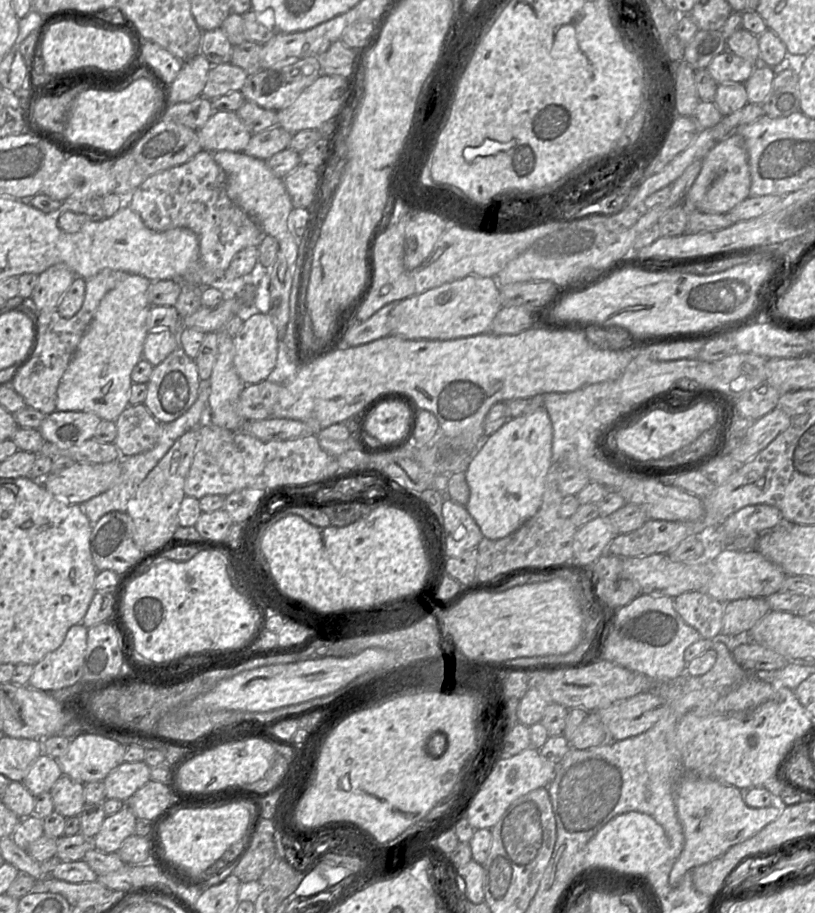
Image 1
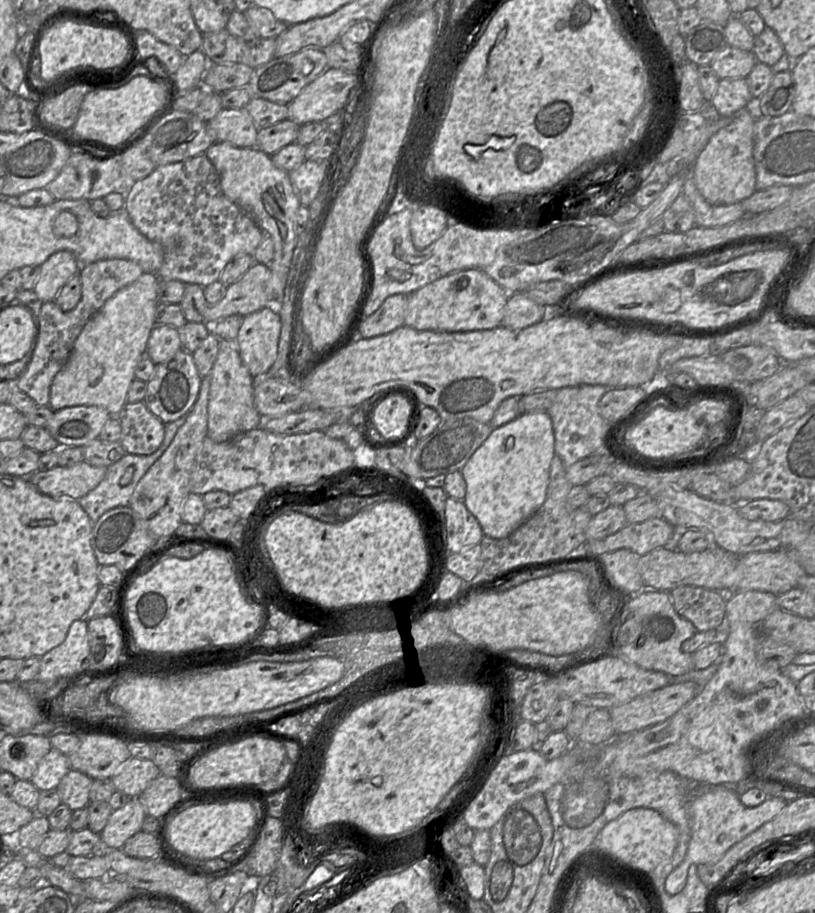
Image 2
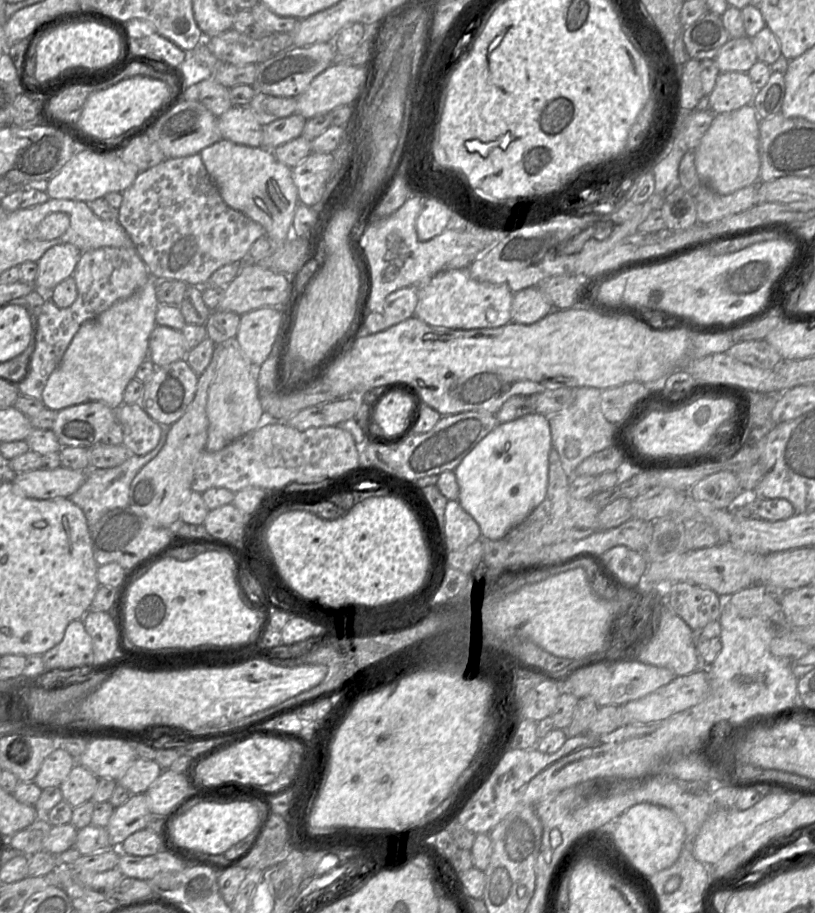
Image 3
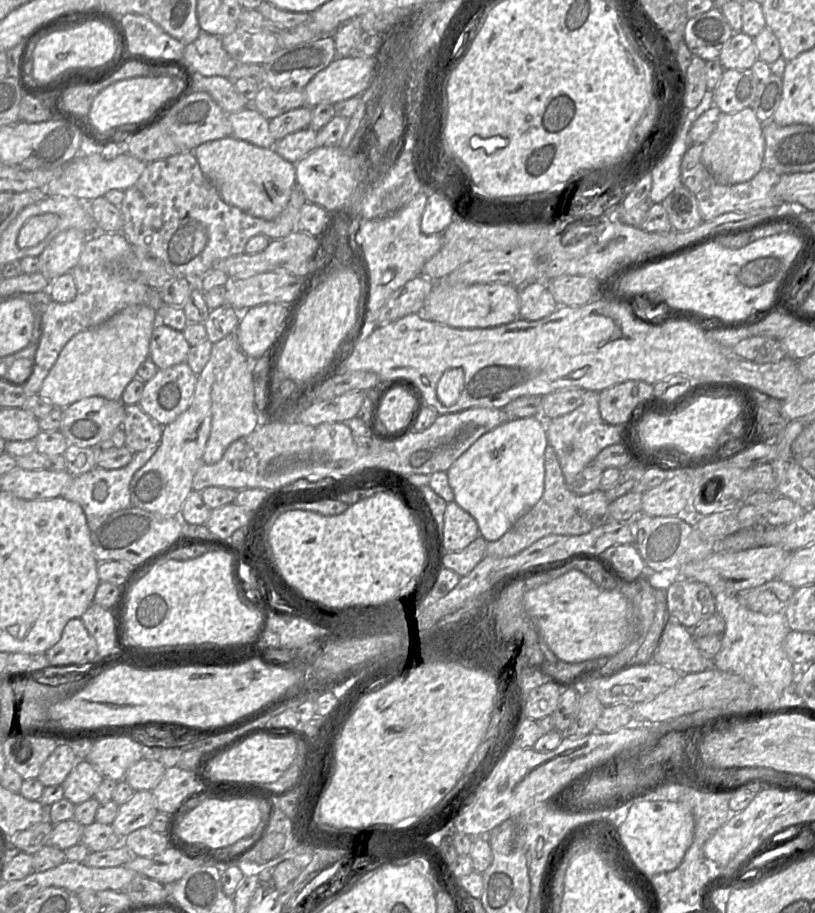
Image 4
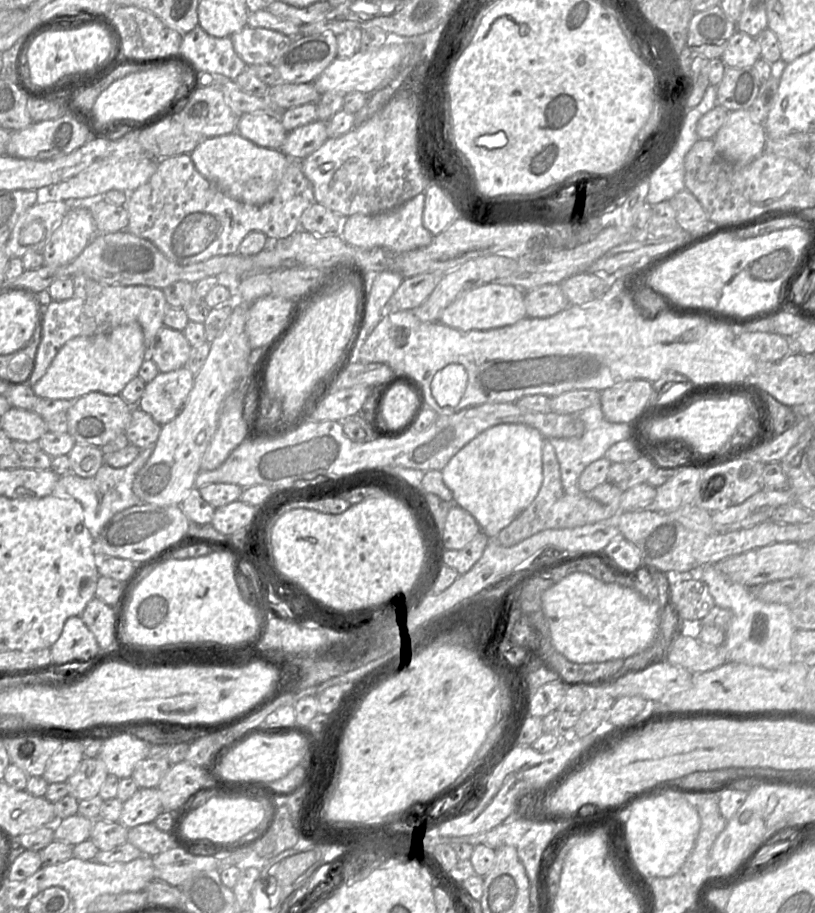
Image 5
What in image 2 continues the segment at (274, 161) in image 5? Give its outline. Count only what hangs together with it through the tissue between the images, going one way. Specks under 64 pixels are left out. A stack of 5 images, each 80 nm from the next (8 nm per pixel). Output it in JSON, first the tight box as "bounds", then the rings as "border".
{"bounds":[204,142,300,313],"border":[[[214,142],[204,153],[220,177],[223,194],[247,212],[274,243],[274,257],[270,263],[272,271],[272,303],[269,308],[276,313],[284,298],[284,289],[290,271],[292,257],[297,245],[295,216],[300,200],[290,180],[289,172],[277,167],[270,155],[256,147],[240,148],[227,142]]]}

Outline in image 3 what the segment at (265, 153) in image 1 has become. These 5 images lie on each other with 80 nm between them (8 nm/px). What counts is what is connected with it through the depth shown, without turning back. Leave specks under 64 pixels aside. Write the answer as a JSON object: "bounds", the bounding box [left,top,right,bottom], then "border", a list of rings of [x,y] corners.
{"bounds":[263,113,306,150],"border":[[[299,113],[277,119],[263,126],[263,147],[274,150],[299,136],[306,123],[306,119]]]}

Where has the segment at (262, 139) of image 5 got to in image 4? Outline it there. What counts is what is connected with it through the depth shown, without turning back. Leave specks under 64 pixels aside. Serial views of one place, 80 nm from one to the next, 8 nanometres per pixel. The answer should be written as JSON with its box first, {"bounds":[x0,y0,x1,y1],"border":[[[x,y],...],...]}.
{"bounds":[228,106,276,148],"border":[[[252,106],[228,114],[231,136],[260,148],[273,148],[276,140],[270,133],[270,120]]]}

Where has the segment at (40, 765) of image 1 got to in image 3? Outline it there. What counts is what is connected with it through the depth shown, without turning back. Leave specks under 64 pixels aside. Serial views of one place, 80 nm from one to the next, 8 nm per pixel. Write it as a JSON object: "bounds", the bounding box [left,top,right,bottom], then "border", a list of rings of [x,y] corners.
{"bounds":[33,747,76,790],"border":[[[57,747],[43,761],[33,782],[42,790],[59,787],[76,764],[76,759],[62,747]]]}

